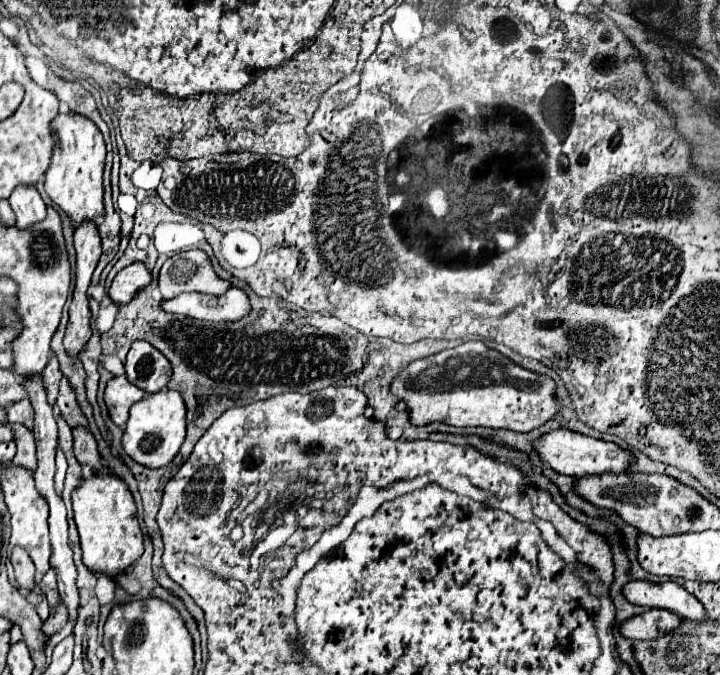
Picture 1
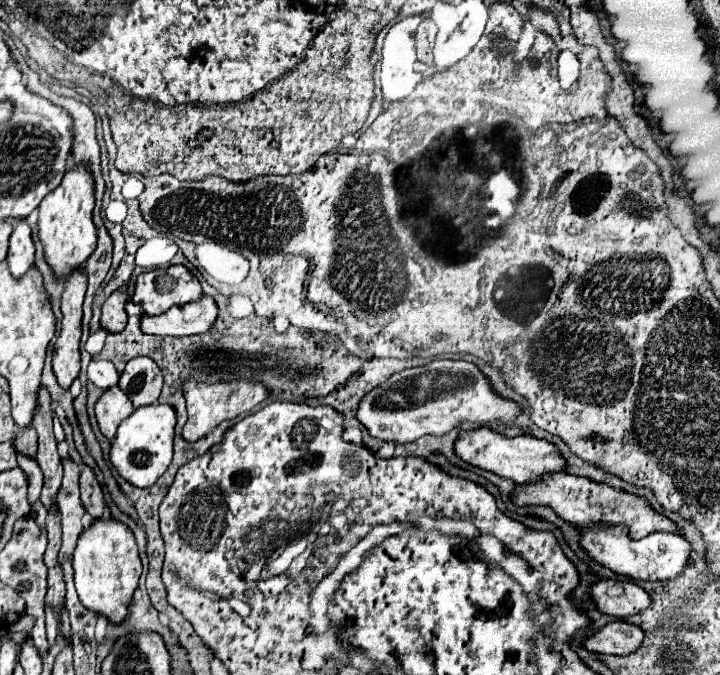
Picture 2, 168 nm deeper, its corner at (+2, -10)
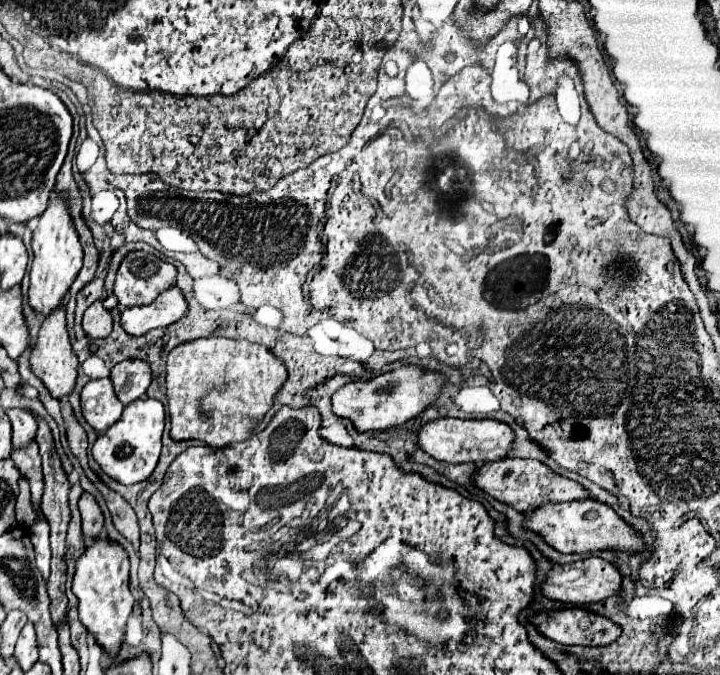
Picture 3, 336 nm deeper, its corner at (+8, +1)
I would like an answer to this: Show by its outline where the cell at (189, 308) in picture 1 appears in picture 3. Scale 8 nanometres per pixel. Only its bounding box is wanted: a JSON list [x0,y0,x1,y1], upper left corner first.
[122,287,188,335]

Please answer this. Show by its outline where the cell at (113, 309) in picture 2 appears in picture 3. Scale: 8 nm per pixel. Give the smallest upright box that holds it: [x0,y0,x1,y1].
[82,299,112,339]

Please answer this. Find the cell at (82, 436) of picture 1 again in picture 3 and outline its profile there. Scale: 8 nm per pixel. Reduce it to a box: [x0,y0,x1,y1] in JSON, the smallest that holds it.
[80,493,104,537]

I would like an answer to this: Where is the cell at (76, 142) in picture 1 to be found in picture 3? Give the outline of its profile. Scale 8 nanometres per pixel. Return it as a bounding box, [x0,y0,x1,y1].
[28,195,82,315]

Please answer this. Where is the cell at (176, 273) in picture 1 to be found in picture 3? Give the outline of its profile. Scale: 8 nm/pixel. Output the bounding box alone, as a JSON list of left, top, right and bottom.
[114,251,178,307]

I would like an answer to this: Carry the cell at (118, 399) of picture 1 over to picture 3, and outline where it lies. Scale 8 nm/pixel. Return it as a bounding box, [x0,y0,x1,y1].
[82,377,124,433]

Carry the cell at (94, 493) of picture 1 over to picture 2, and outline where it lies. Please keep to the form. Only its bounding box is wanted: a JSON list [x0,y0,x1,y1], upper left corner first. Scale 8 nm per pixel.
[72,518,142,624]

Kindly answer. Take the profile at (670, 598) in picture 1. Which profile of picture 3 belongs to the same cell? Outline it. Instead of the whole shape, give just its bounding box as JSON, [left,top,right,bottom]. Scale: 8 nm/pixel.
[542,557,622,605]

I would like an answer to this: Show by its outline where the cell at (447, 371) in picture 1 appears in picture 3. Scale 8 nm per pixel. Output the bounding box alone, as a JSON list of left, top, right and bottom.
[332,365,448,433]

